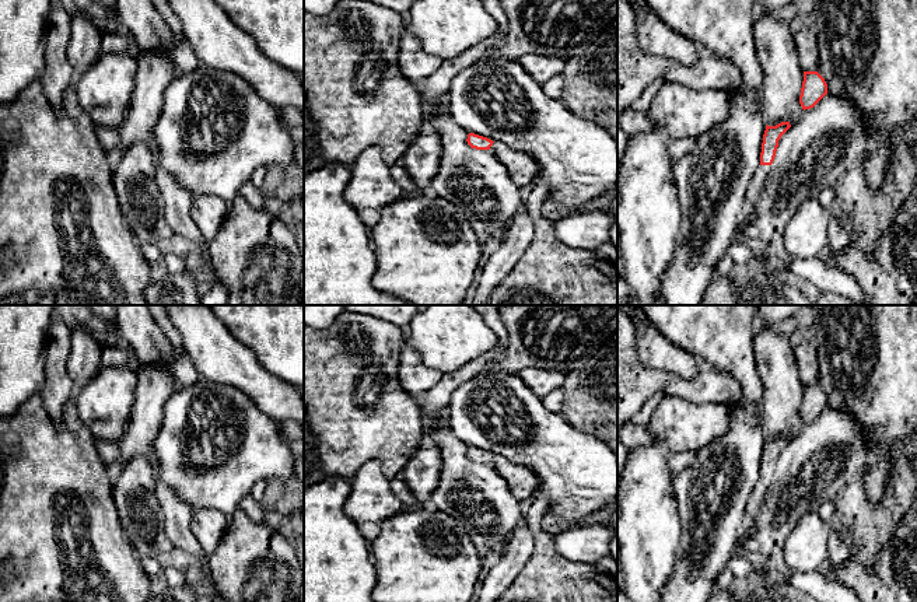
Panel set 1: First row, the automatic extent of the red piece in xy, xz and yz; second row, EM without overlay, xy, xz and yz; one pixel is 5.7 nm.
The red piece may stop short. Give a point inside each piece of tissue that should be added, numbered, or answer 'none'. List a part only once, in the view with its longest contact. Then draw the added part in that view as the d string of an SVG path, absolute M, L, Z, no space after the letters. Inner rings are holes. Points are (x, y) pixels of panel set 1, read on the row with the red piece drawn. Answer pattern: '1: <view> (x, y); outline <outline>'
1: yz (749, 212); outline M759 165L753 174L750 183L746 190L746 199L741 210L739 223L743 225L752 224L757 217L757 202L766 182L771 165Z

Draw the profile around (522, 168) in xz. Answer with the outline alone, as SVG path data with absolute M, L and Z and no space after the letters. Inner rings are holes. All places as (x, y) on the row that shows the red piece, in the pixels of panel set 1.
M494 141L490 150L505 165L511 181L518 186L538 181L539 164L532 155L514 150L500 141Z

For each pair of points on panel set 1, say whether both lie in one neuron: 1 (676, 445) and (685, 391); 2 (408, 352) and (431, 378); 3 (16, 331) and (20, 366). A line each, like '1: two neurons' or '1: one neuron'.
1: two neurons
2: one neuron
3: one neuron

